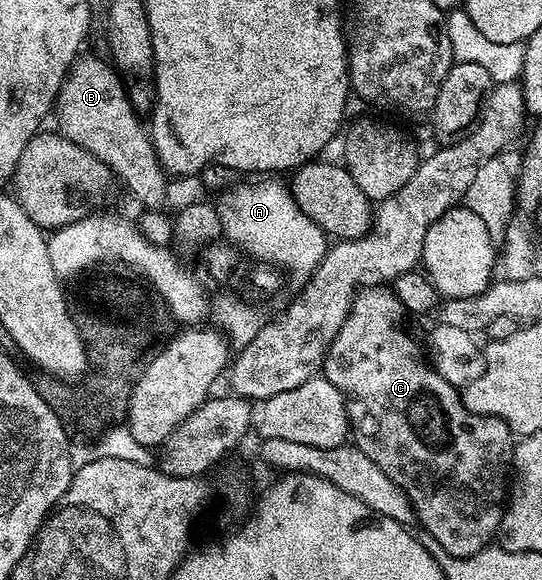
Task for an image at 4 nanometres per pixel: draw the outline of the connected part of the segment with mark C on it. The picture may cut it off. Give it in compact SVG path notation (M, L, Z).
M383 284L362 287L349 303L345 324L341 324L333 344L327 350L321 374L322 377L331 381L346 398L350 433L353 435L354 445L358 446L361 452L365 452L365 456L369 456L369 460L373 460L373 464L377 464L377 468L381 468L381 472L385 472L385 476L393 480L393 484L397 484L407 493L415 509L418 525L427 530L429 536L433 536L433 540L437 540L437 544L445 548L445 552L458 558L468 558L484 550L499 533L499 525L503 519L503 507L509 493L509 471L513 466L513 435L510 428L500 418L469 412L469 408L463 406L460 391L453 384L445 381L426 361L423 363L419 359L419 350L415 347L414 340L407 335L406 328L403 327L404 314L403 305L394 289Z

